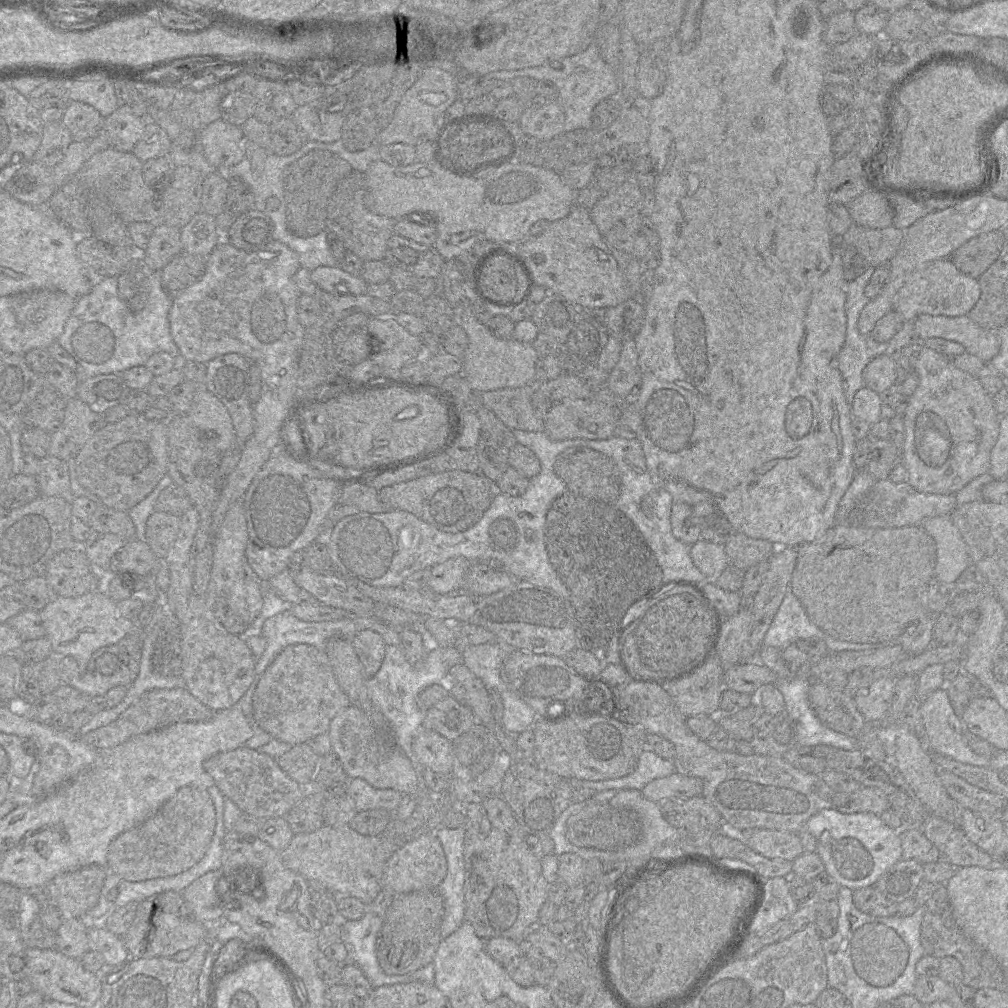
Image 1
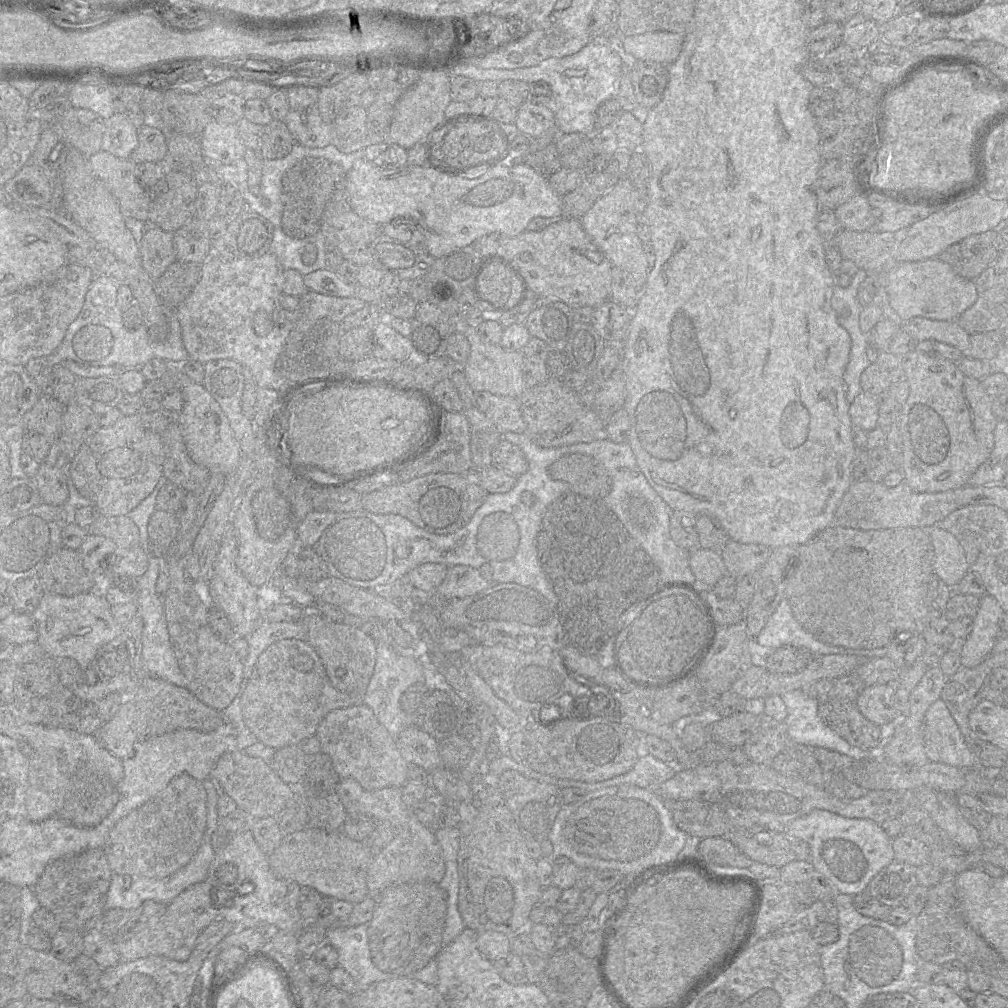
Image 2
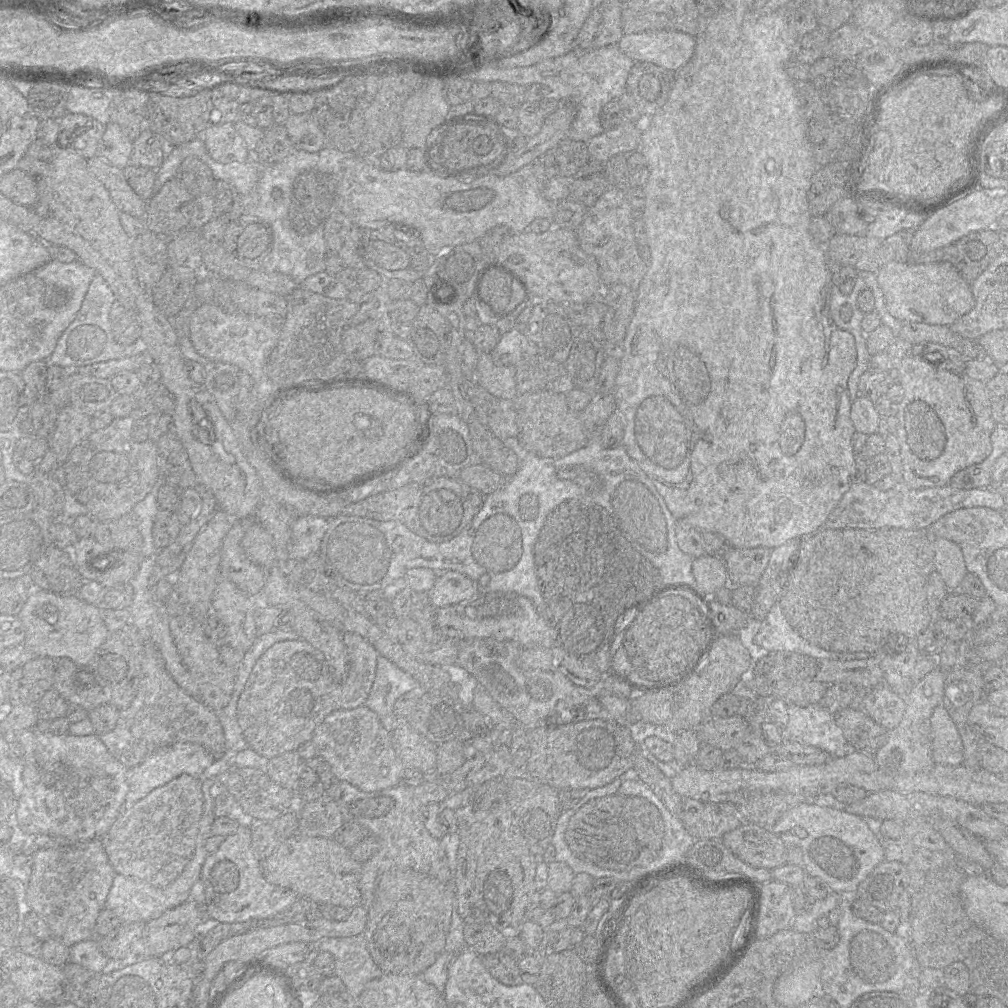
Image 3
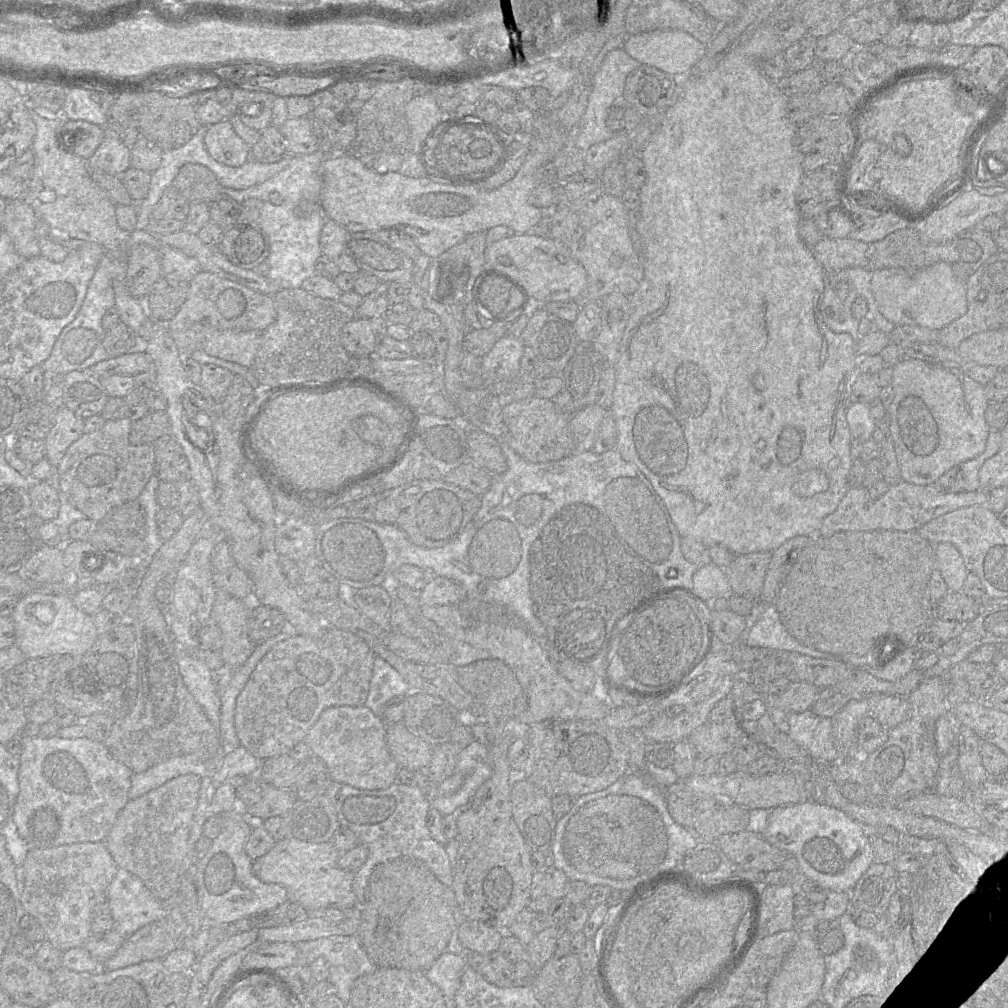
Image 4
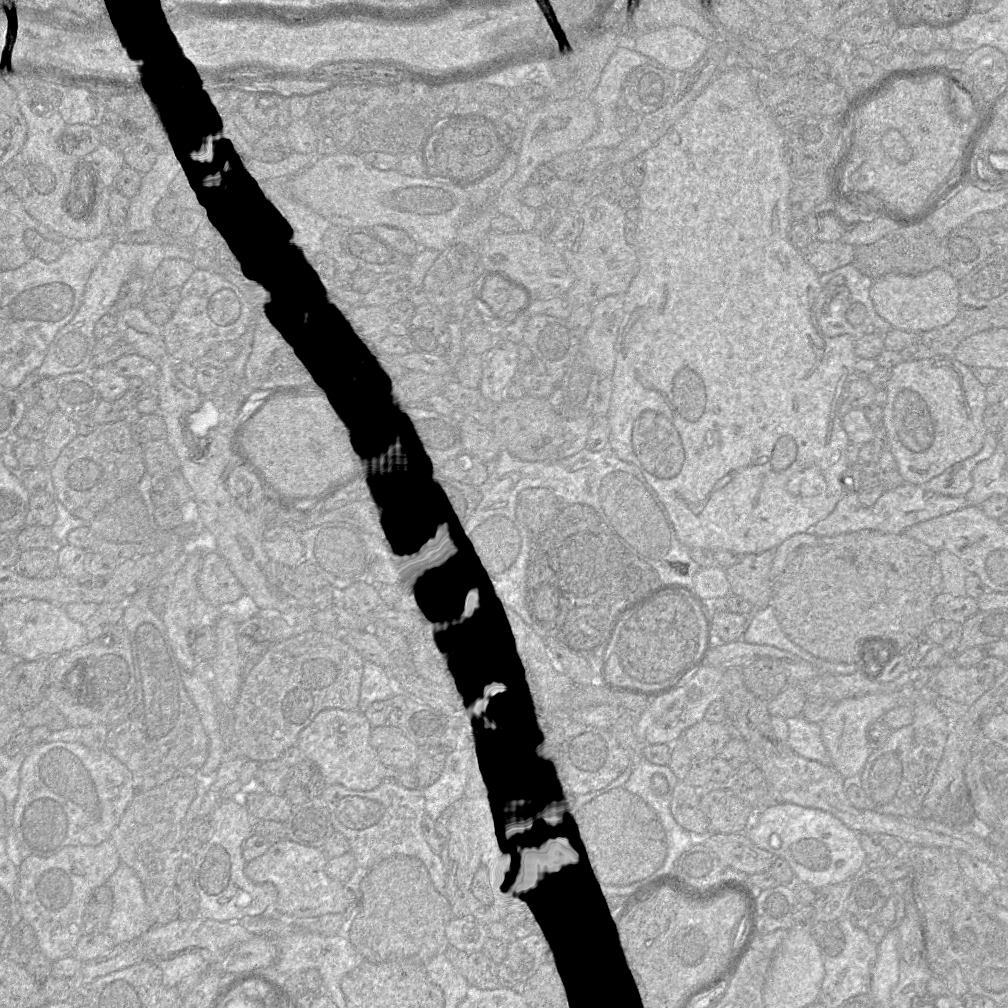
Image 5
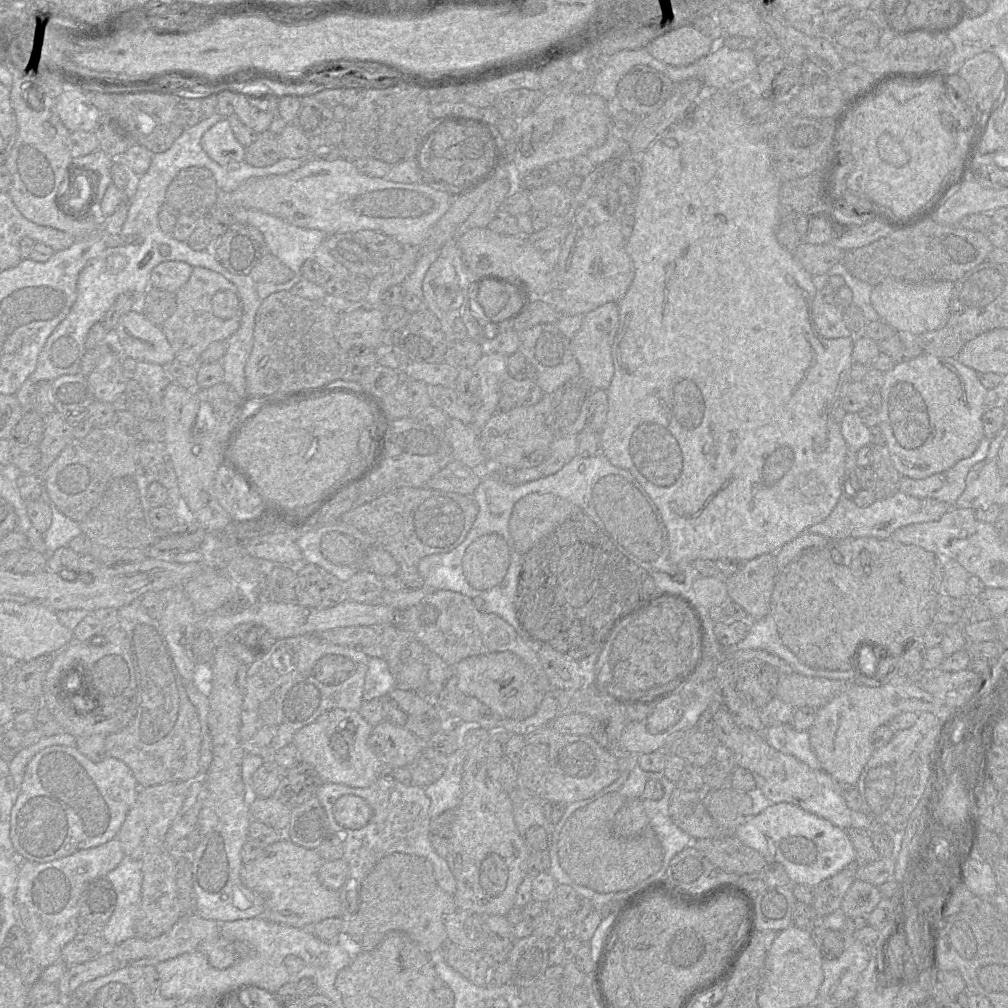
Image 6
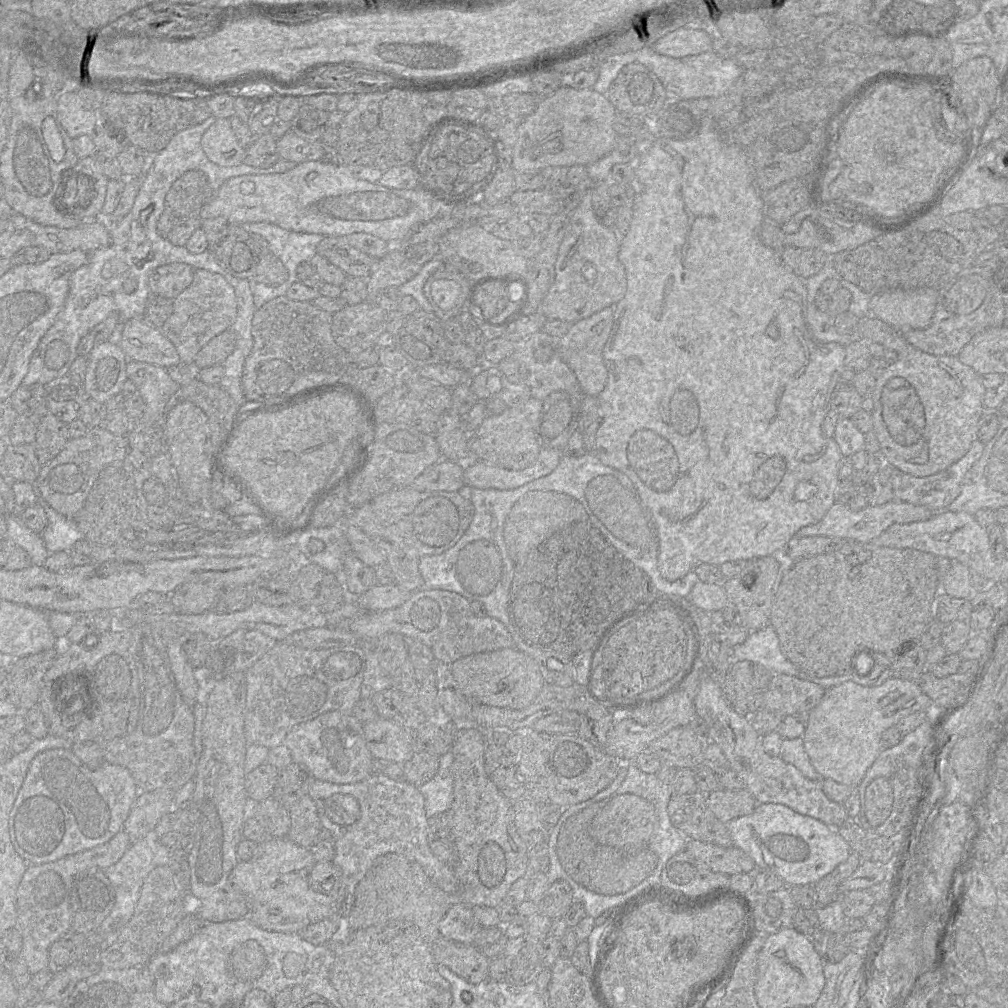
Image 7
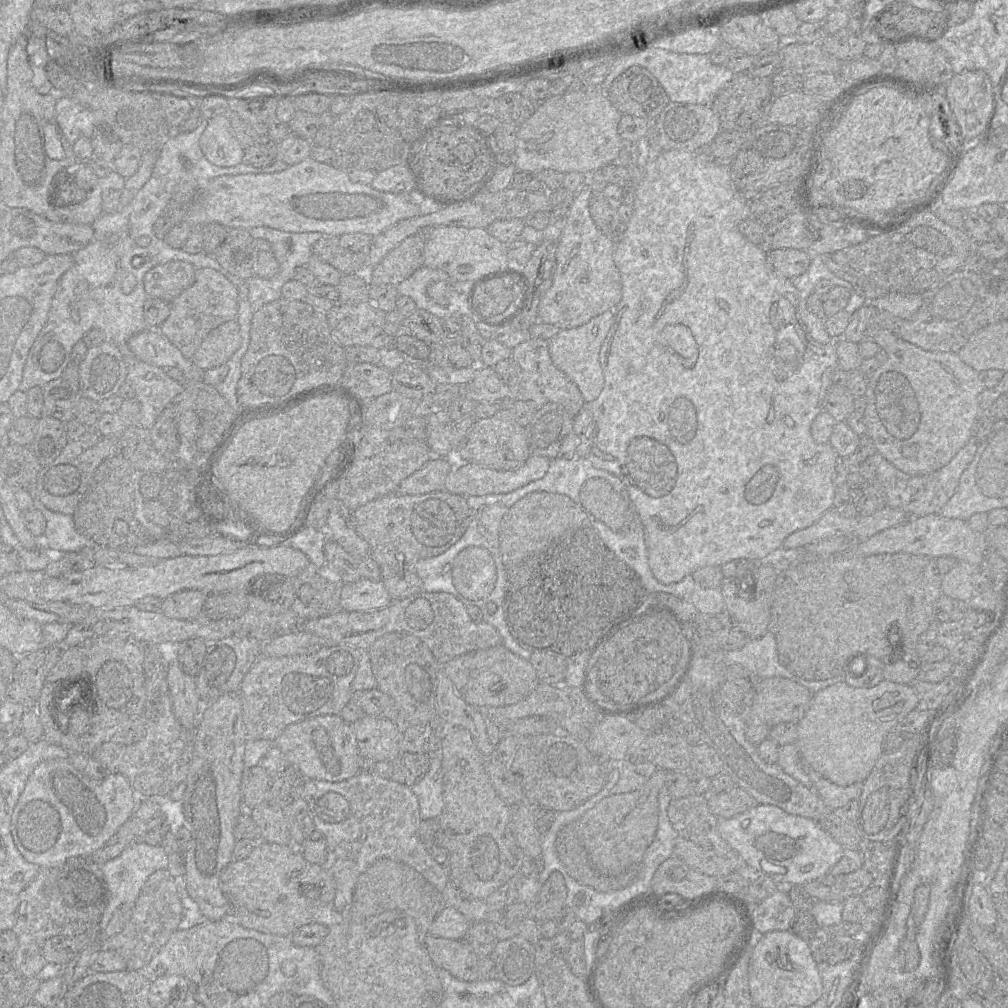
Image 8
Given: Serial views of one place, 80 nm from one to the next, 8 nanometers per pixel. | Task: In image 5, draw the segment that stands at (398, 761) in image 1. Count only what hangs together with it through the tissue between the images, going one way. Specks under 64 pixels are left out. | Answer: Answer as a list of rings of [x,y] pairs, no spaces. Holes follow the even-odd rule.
[[[327,708],[300,731],[297,746],[307,760],[318,766],[327,785],[339,784],[351,790],[370,791],[387,778],[387,767],[370,744],[373,728],[361,710]]]

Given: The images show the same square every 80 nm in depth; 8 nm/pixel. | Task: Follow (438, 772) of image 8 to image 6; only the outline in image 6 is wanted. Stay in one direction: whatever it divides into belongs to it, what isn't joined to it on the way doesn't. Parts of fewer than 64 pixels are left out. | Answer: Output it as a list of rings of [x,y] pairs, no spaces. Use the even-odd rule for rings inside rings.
[[[459,747],[448,755],[448,763],[443,775],[424,788],[430,799],[429,814],[436,818],[449,809],[455,809],[462,797],[462,771],[465,761],[465,750]]]

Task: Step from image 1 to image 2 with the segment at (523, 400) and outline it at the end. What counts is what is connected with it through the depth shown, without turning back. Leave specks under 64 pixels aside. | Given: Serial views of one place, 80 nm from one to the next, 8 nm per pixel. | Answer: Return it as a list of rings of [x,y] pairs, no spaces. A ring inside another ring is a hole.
[[[486,391],[475,392],[475,398],[479,409],[502,434],[525,432],[526,423],[522,416],[519,398],[494,395]]]

